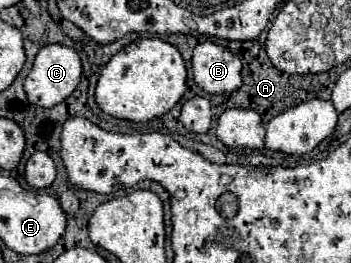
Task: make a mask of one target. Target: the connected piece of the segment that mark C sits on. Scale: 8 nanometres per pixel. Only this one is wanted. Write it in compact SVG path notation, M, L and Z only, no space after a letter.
M50 44L50 46L44 46L36 54L34 66L24 80L24 92L32 104L40 108L52 108L64 102L76 90L80 82L80 74L82 74L82 64L80 64L80 56L76 54L76 50L62 46L62 44Z

